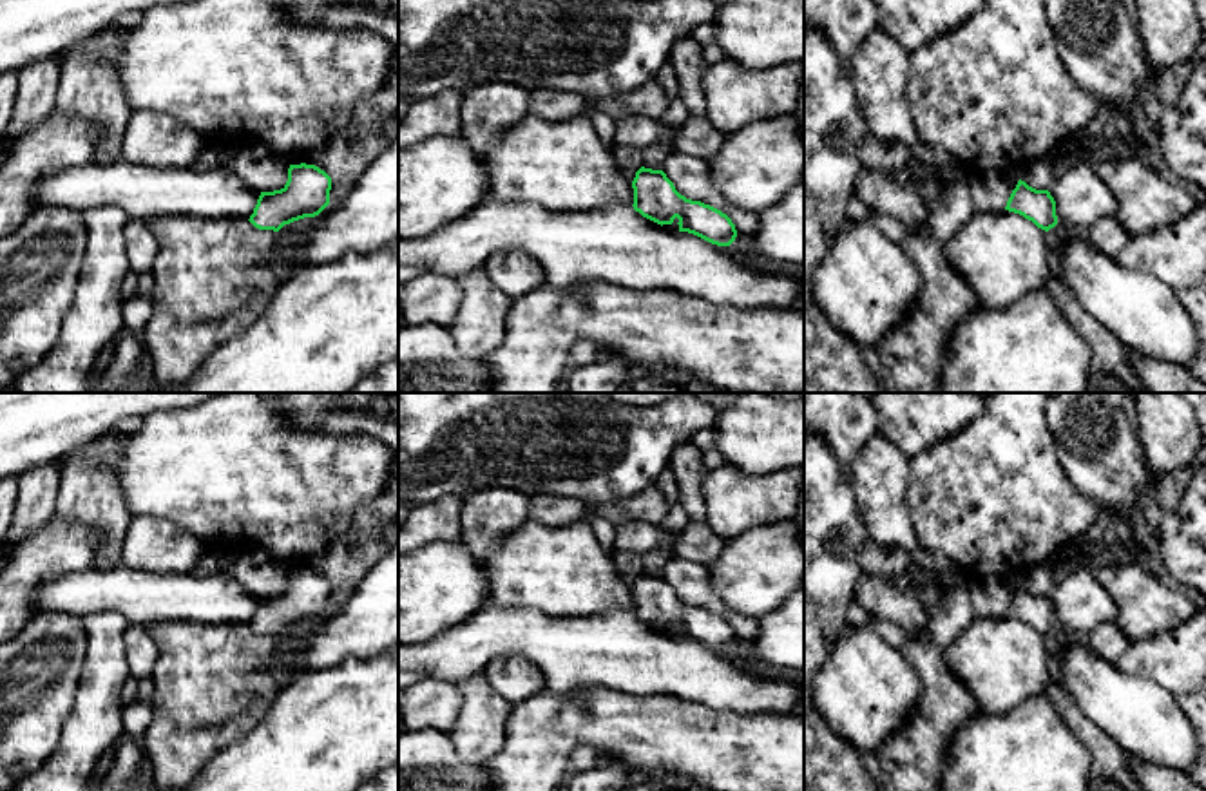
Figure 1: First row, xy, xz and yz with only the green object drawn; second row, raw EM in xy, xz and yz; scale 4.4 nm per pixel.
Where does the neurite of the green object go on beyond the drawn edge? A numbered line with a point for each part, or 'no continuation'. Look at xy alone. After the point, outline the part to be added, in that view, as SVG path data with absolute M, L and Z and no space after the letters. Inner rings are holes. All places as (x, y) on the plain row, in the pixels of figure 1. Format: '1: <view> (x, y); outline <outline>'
no continuation

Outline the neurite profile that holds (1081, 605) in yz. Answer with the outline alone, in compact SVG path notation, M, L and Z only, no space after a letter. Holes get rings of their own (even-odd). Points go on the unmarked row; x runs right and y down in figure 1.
M1092 565L1059 574L1048 597L1056 606L1058 630L1068 635L1086 637L1117 619L1117 606L1094 576Z

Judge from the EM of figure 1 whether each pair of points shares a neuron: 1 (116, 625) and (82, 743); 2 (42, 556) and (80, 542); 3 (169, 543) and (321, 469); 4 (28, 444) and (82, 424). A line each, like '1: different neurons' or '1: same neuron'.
1: same neuron
2: same neuron
3: different neurons
4: same neuron

